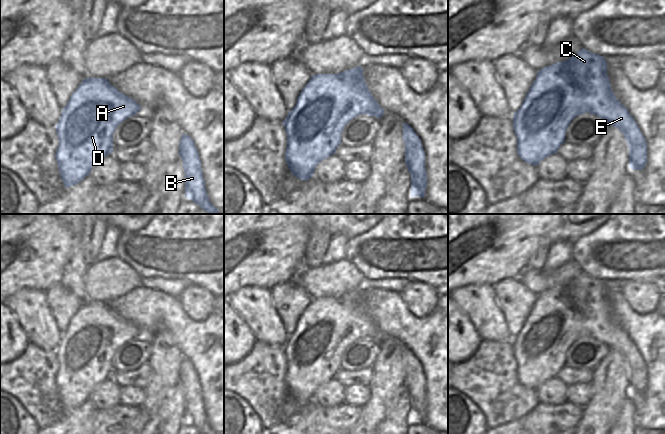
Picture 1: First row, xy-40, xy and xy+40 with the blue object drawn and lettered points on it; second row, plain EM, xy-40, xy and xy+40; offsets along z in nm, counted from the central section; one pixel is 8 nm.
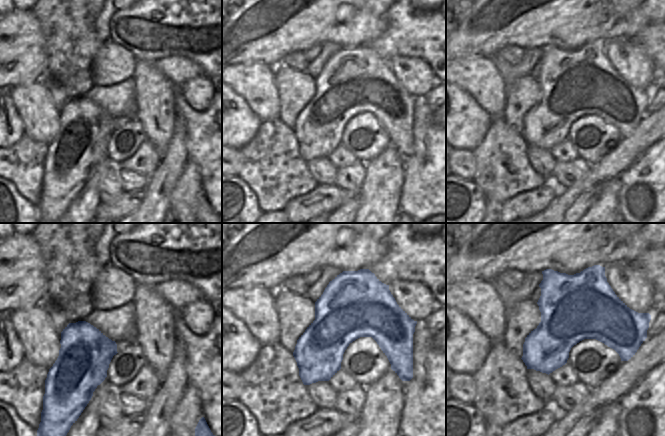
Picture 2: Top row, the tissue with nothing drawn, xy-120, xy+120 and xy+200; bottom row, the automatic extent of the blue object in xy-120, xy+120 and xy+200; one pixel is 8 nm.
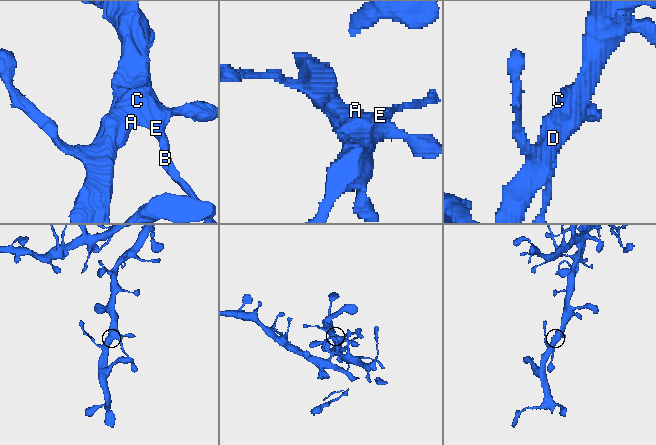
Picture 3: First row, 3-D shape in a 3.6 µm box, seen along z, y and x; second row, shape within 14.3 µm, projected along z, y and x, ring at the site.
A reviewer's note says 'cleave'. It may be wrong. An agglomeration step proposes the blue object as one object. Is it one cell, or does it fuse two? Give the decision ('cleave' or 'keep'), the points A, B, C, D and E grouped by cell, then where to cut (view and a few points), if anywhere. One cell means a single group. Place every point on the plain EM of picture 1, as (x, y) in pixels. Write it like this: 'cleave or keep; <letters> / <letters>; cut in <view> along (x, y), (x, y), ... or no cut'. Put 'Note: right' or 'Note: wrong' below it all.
keep; A B C D E; no cut
Note: wrong

